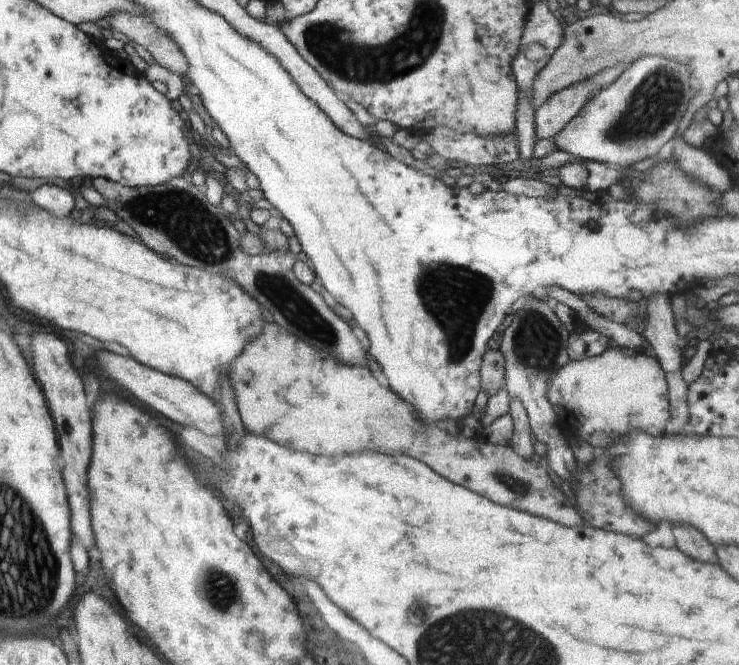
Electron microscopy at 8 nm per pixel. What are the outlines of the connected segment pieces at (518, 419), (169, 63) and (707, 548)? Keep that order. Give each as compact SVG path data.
M517 398L510 399L509 407L509 413L513 418L513 435L510 445L518 456L528 459L535 451L526 409L521 400Z
M116 13L111 18L111 27L118 36L125 41L141 44L150 52L155 64L186 78L189 62L166 31L162 31L144 15Z
M676 523L671 529L676 540L675 546L686 556L700 562L718 563L715 546L696 527Z

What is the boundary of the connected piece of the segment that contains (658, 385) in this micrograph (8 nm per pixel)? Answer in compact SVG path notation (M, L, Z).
M610 347L606 349L603 353L599 355L588 357L582 360L568 361L559 371L555 372L555 376L552 375L551 379L548 381L547 399L550 401L552 406L562 406L564 410L568 410L576 420L578 420L578 434L582 440L588 442L590 446L593 446L596 450L607 450L612 446L612 444L617 444L620 438L628 437L633 431L642 431L643 433L651 434L655 437L661 437L666 435L666 426L668 426L668 420L670 420L669 411L669 398L668 398L668 387L666 382L666 377L660 363L654 357L650 357L644 354L643 351L633 351L629 348L621 347Z

